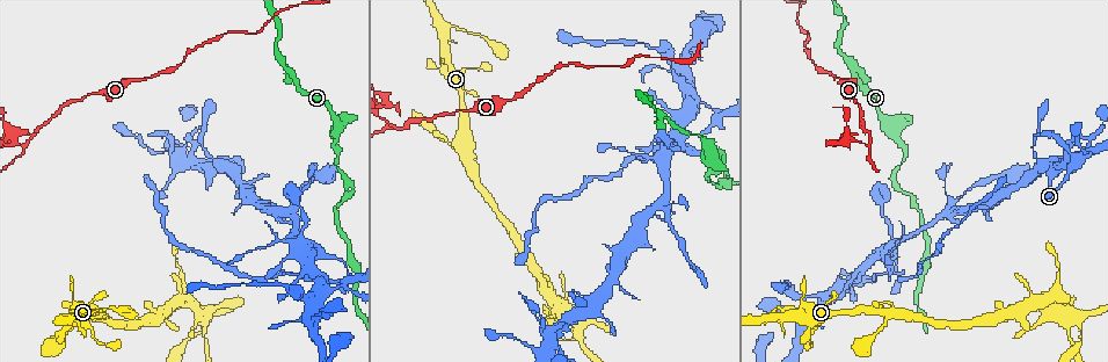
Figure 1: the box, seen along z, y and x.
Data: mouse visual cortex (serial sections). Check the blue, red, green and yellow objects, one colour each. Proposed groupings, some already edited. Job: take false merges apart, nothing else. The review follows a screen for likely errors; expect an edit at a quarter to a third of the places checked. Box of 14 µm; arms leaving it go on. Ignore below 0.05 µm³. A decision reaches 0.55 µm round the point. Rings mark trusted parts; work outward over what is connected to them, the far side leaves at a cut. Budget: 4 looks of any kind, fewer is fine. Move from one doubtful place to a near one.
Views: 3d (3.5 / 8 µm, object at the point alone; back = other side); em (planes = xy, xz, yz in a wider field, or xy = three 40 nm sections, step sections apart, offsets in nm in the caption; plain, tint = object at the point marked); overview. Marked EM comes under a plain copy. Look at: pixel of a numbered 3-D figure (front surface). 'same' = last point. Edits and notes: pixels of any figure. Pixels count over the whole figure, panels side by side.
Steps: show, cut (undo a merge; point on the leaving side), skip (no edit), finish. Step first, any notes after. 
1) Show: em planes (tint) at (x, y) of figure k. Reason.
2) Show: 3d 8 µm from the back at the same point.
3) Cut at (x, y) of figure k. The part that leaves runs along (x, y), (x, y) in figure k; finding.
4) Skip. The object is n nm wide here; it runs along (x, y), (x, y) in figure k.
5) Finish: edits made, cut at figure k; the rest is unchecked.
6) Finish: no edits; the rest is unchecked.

Show: 3d 3.5 µm from the back at (948, 213) of figure 1. Four arms meet.

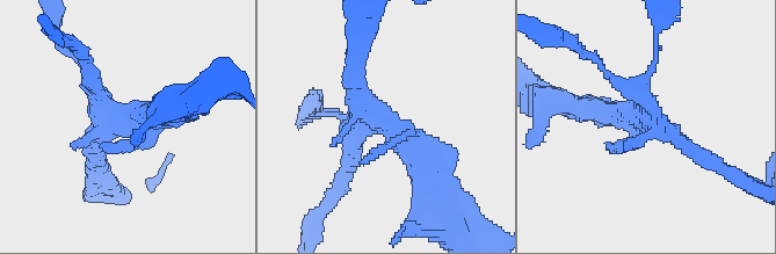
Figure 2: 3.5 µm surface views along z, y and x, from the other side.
Skip. One cell here.

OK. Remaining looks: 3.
Show: 3d 3.5 µm at (668, 152) of figure 1. Sharp bend.

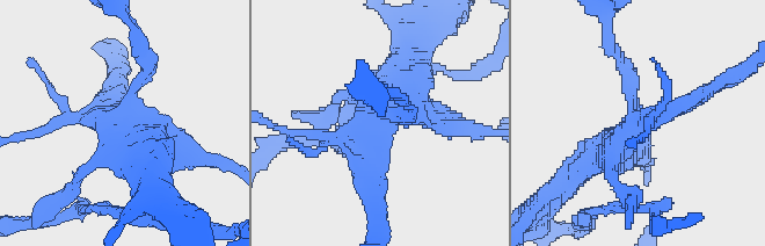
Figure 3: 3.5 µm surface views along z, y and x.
Show: em xy step 5 (tint) at (631, 131) of figure 3. Need the tissue.

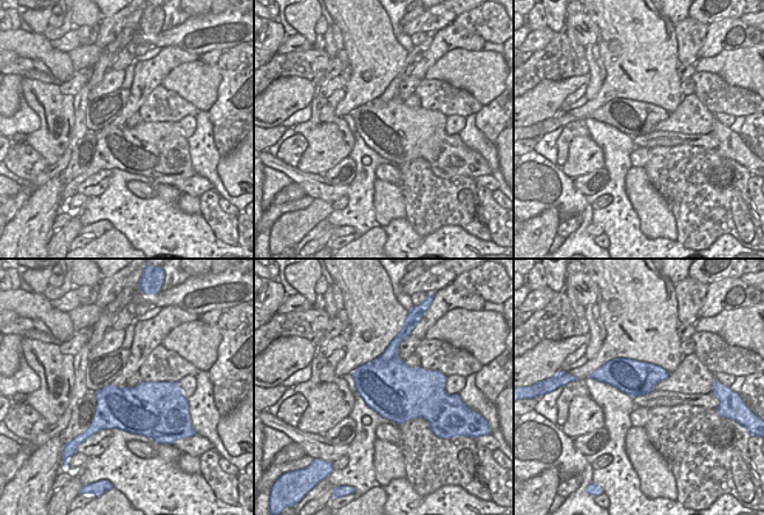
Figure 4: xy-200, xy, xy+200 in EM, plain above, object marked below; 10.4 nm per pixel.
Skip. Continuous, no second cell.

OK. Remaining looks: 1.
Finish: no edits; the rest is unchecked.

